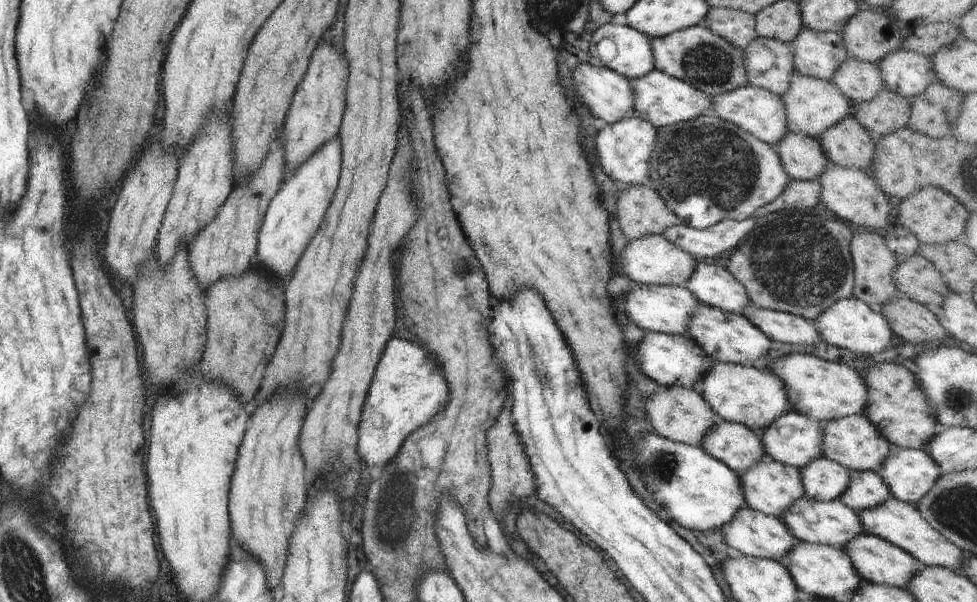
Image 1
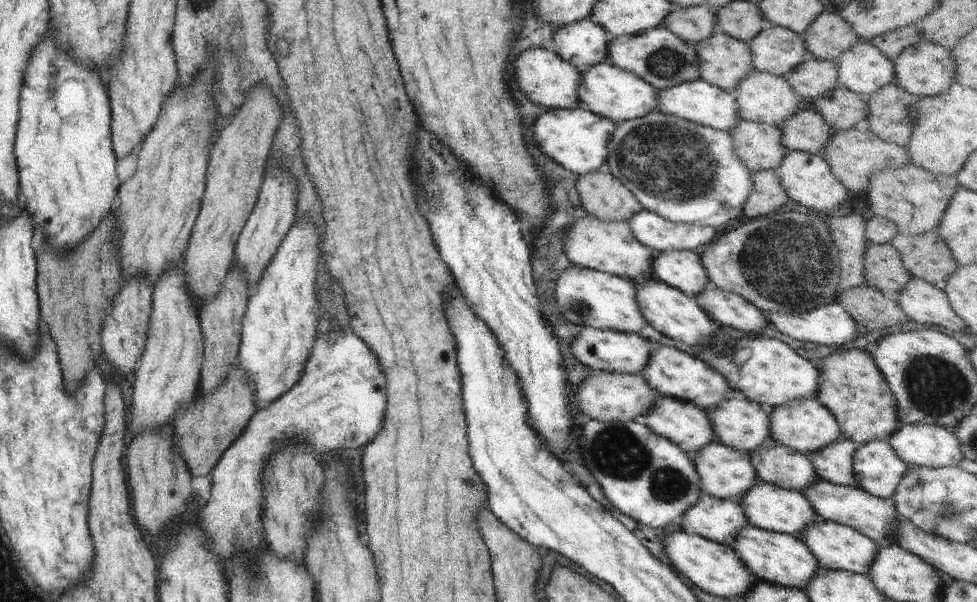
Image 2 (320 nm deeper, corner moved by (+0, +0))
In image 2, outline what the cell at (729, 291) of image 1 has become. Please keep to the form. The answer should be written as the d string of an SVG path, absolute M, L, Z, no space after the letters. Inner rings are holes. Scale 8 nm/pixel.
M676 249L656 254L651 262L650 269L656 279L666 283L668 286L672 286L672 288L677 288L680 292L689 296L696 296L698 293L702 293L709 280L701 263L700 252L688 249Z

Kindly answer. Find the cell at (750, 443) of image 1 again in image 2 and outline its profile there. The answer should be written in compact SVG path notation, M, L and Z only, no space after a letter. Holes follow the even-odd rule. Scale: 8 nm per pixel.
M659 397L655 400L651 411L636 418L639 423L646 425L652 432L667 438L670 442L678 445L690 460L696 458L697 452L705 447L710 441L716 440L715 431L708 420L704 409L694 406L692 403L684 402L672 397Z

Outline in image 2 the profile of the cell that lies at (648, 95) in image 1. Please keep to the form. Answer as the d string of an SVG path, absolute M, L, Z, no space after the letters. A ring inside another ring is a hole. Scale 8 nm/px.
M610 60L596 63L582 73L581 83L577 88L577 102L580 107L615 123L643 117L657 108L658 90L635 74L614 66Z

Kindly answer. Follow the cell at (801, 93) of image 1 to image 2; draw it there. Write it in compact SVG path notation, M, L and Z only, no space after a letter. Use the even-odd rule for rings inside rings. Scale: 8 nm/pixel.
M754 68L747 72L741 83L733 90L737 102L737 116L747 121L758 121L779 126L784 119L789 119L798 109L808 105L807 101L800 99L790 88L788 81L782 76L776 76L766 71Z

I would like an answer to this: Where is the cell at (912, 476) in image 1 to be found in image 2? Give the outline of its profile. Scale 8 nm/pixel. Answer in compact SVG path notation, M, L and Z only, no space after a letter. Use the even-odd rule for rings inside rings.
M887 440L862 443L853 456L857 486L878 498L890 498L908 470Z

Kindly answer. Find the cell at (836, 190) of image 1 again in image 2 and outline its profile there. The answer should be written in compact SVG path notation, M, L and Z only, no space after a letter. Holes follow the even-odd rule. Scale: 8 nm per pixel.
M787 151L782 162L773 170L779 178L787 197L820 214L832 214L848 208L851 194L834 176L822 154L813 155L804 151Z

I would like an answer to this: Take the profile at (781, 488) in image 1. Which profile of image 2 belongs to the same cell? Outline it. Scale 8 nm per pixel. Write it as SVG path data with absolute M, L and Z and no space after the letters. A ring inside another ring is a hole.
M718 440L710 441L705 447L697 452L693 460L696 472L699 476L699 485L702 494L710 495L719 499L732 499L737 501L750 491L757 480L756 471L751 463L749 453L743 453L738 449L725 445Z

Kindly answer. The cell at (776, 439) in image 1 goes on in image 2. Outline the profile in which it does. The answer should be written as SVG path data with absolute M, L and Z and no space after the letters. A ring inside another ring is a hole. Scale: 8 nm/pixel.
M728 390L720 404L705 410L708 420L715 431L716 440L738 449L743 453L757 451L770 438L770 421L766 407L748 400L740 391Z

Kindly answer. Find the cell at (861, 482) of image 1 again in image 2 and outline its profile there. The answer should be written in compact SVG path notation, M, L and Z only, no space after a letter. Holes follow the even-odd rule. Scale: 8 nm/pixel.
M844 436L827 444L820 451L808 454L817 476L835 485L857 486L854 478L853 456L858 446Z

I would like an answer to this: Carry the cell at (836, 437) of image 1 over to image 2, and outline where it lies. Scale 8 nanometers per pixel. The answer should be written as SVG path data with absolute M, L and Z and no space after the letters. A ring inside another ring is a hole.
M816 396L805 399L791 400L774 408L768 408L770 421L770 437L776 443L793 448L796 452L808 455L827 447L842 438L841 428L838 426L834 415L818 402Z

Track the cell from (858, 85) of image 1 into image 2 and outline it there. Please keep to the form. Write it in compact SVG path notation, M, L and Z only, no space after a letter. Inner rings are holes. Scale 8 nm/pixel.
M809 55L794 70L782 76L797 96L808 104L817 96L826 96L838 84L836 63Z

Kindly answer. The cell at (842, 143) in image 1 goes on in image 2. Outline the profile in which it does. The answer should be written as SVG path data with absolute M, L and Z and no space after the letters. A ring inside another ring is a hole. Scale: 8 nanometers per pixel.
M809 105L798 109L789 119L784 119L778 126L781 130L781 143L787 151L804 151L823 154L829 136L830 125L822 115Z

